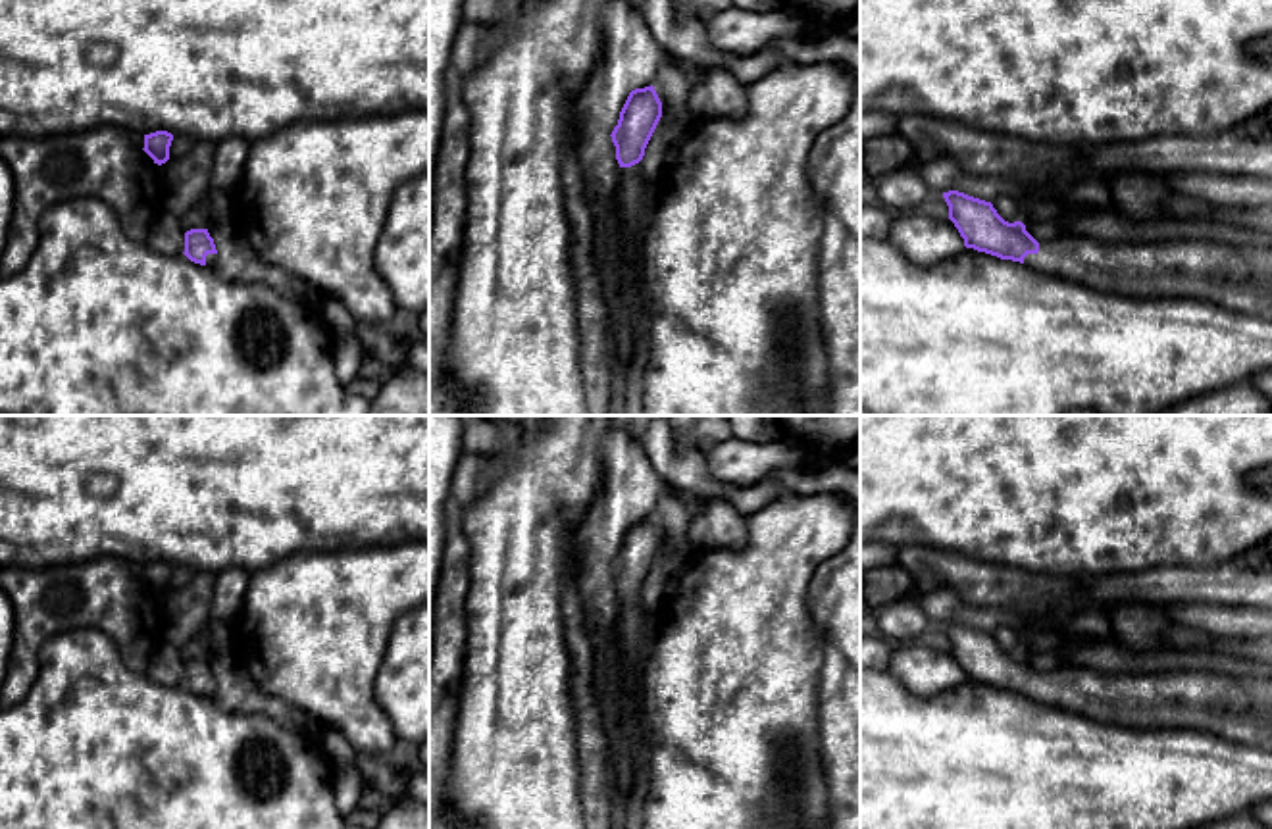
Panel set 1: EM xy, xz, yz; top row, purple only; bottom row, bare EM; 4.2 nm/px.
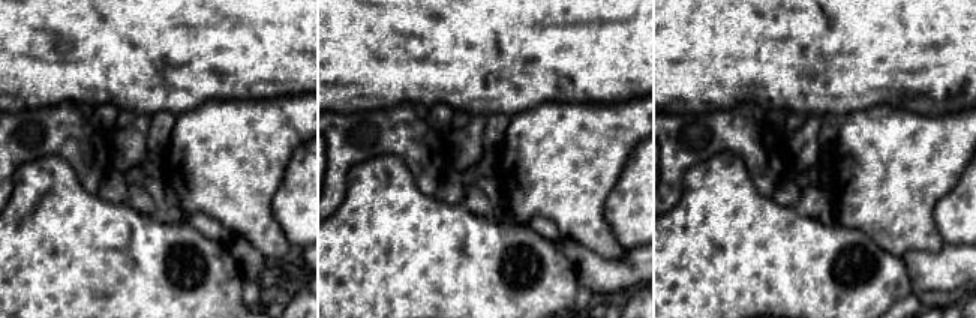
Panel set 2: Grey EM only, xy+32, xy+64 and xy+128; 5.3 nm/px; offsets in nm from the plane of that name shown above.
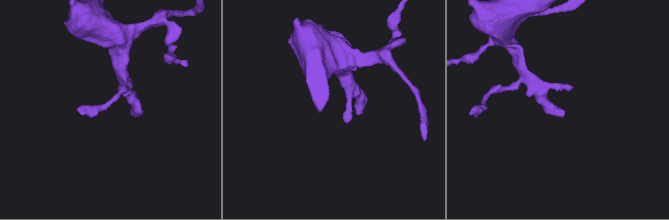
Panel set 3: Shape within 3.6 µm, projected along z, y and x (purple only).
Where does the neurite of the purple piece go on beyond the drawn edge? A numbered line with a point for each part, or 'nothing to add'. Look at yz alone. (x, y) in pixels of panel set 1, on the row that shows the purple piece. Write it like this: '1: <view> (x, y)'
1: yz (1215, 272)

